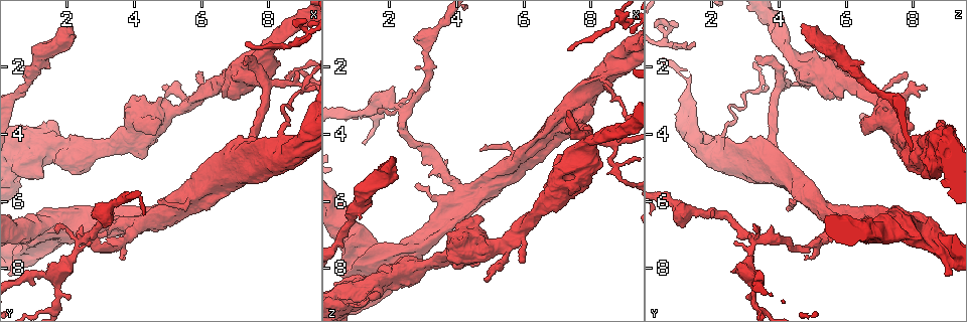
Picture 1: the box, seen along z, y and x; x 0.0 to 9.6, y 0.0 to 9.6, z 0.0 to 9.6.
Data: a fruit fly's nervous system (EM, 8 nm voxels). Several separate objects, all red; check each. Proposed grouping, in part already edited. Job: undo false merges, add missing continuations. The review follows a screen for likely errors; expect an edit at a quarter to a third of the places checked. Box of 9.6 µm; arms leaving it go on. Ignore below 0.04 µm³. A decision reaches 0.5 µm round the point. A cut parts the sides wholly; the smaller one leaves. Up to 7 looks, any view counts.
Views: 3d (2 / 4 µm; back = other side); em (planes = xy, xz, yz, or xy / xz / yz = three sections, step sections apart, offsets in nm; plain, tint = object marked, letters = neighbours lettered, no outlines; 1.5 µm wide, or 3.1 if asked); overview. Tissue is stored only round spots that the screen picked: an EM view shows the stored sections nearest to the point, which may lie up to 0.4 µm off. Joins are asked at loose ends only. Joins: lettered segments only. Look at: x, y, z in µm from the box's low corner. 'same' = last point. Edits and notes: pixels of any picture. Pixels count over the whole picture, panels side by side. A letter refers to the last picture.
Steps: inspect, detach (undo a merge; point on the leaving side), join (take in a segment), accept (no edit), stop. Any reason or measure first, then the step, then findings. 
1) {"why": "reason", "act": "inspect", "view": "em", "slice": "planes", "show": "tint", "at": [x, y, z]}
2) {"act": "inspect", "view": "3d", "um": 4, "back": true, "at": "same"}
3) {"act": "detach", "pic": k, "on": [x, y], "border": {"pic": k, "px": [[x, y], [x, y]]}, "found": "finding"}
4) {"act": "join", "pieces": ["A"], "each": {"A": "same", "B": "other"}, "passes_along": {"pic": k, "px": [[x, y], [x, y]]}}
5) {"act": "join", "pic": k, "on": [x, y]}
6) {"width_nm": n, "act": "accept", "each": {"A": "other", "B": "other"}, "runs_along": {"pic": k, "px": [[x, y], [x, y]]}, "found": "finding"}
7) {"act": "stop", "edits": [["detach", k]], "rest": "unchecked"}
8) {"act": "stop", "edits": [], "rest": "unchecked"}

{"why": "an open end", "act": "inspect", "view": "em", "slice": "xy", "step": 4, "show": "letters", "at": [4.80, 2.65, 8.35]}

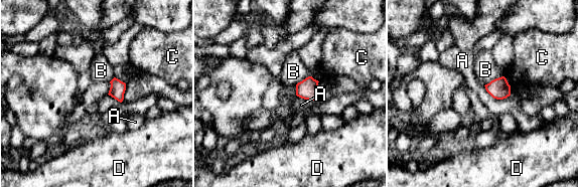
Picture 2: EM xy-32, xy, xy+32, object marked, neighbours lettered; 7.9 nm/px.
{"act": "accept", "each": {"A": "other", "B": "other", "C": "other", "D": "other"}, "border": {"pic": 2, "px": [[483, 85], [493, 98], [510, 96]]}, "found": "none of them fits"}

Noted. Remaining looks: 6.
{"why": "thin end", "act": "inspect", "view": "3d", "um": 2, "at": [4.70, 6.00, 4.45]}

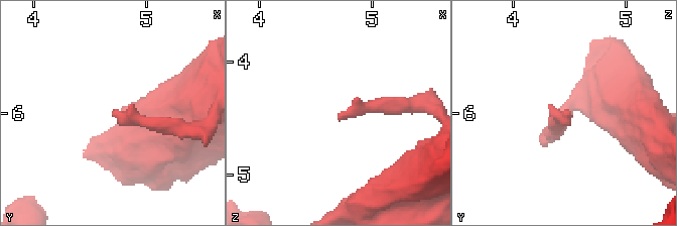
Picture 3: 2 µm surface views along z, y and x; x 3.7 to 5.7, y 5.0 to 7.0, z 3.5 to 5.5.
{"act": "inspect", "view": "em", "slice": "xy", "step": 4, "show": "letters", "at": [4.68, 6.02, 4.50]}

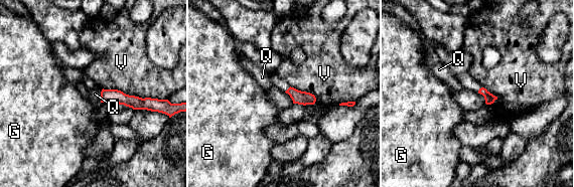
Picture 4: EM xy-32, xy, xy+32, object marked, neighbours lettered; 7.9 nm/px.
{"act": "accept", "each": {"G": "other", "Q": "other", "V": "other"}, "found": "no lettered segment goes on from it"}

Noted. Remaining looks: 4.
{"why": "thick turns thin", "act": "inspect", "view": "em", "slice": "xz", "step": 4, "show": "tint", "at": [2.35, 7.10, 3.45]}

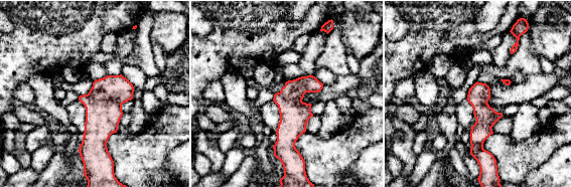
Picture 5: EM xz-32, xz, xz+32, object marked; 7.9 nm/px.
{"why": "cut it another way", "act": "inspect", "view": "em", "slice": "planes", "show": "tint", "at": "same"}

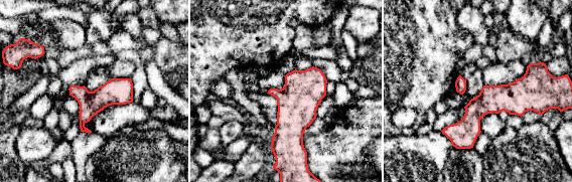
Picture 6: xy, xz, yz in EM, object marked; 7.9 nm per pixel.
{"act": "inspect", "view": "em", "slice": "planes", "show": "letters", "at": "same"}

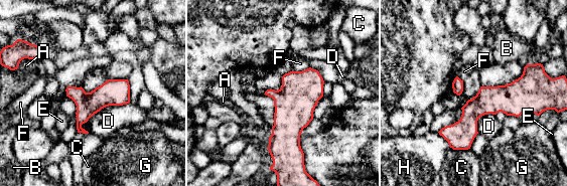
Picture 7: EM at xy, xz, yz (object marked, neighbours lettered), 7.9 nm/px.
{"width_nm": 50, "act": "accept", "each": {"A": "other", "B": "other", "C": "other", "D": "other", "E": "other", "F": "other", "G": "other", "H": "other"}, "runs_along": {"pic": 7, "px": [[558, 86], [488, 100], [450, 128]]}, "found": "all the same neuron"}

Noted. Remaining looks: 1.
{"act": "stop", "edits": [], "rest": "unchecked"}

